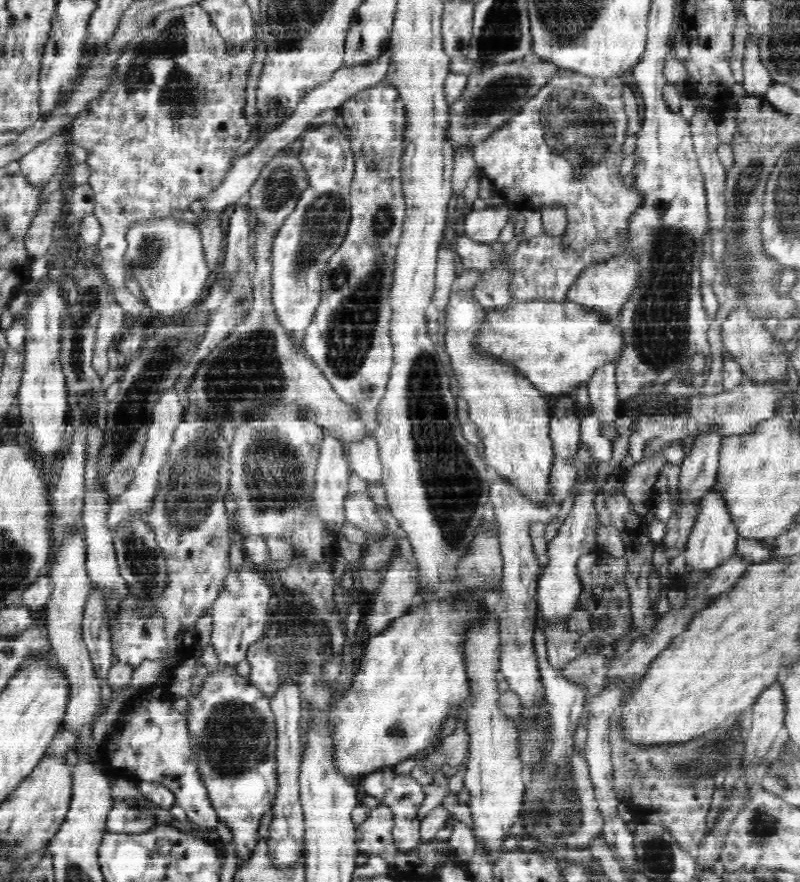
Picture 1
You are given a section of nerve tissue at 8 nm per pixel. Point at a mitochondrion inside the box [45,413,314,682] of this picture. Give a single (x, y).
(190, 491)

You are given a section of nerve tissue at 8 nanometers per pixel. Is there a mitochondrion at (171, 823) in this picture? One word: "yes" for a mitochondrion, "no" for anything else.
no

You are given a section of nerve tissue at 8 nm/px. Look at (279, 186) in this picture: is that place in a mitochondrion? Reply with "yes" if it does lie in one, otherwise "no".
yes

